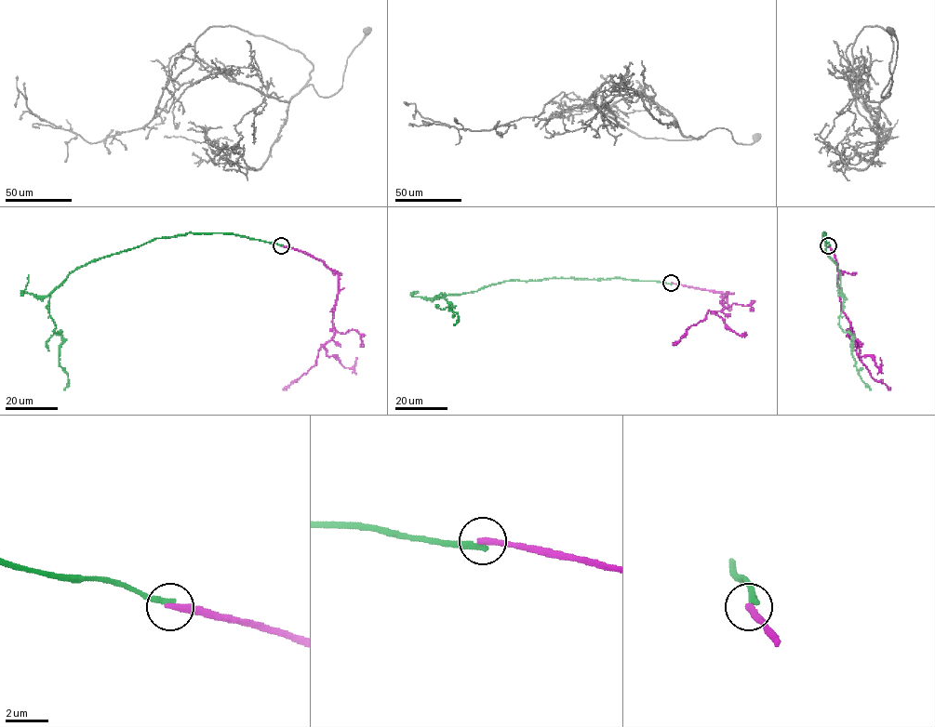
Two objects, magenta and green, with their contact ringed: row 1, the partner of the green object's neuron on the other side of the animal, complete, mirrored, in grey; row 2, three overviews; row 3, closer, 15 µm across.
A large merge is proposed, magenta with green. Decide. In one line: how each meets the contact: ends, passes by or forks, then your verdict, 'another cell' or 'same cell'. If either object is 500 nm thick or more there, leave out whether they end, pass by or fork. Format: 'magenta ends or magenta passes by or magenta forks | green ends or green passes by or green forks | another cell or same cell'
magenta ends | green ends | another cell

